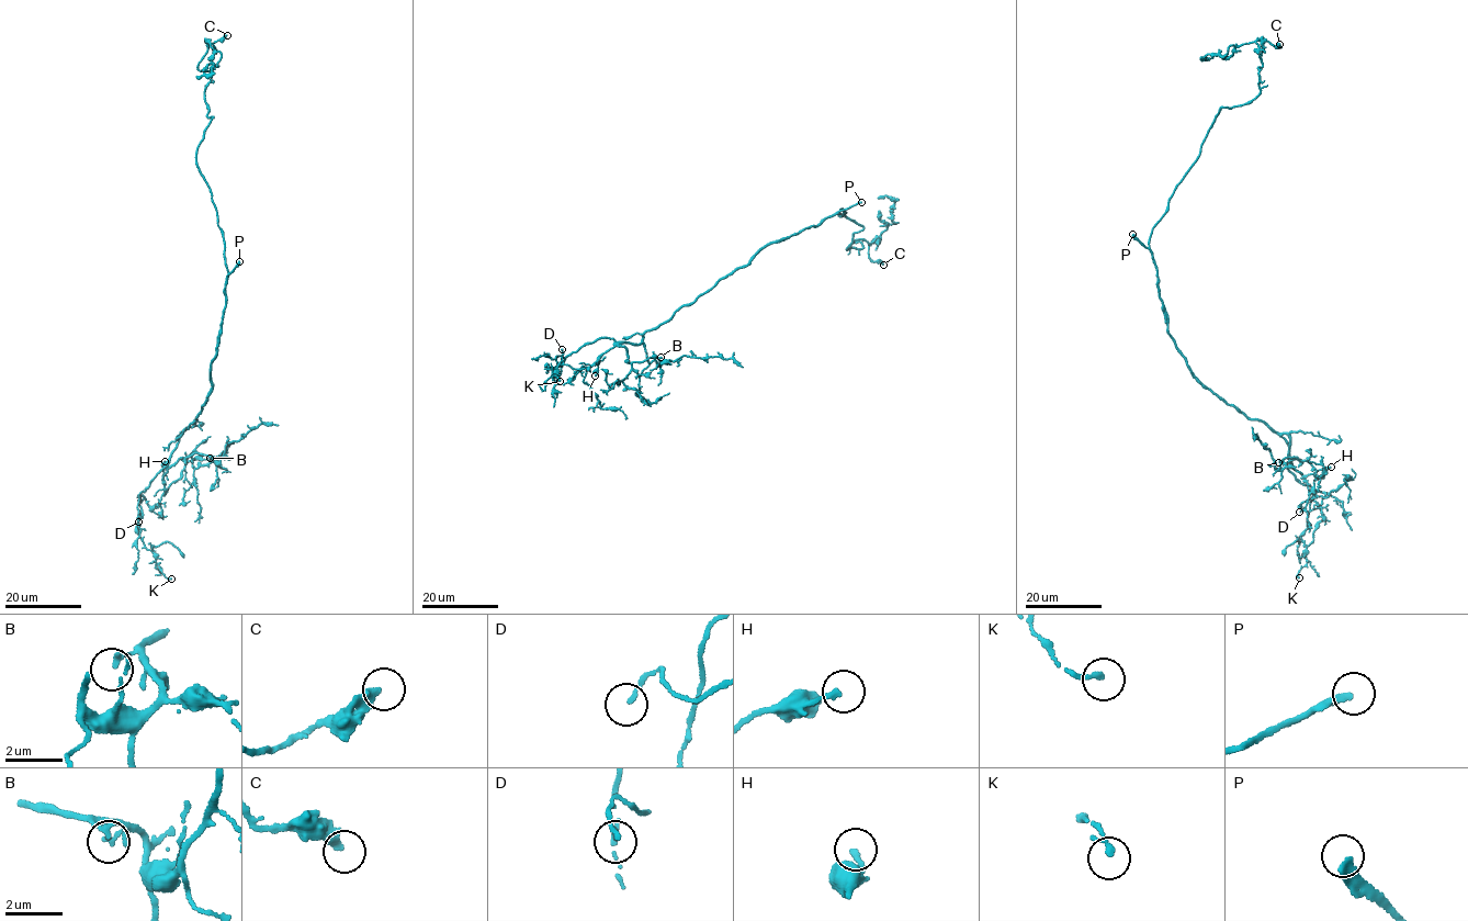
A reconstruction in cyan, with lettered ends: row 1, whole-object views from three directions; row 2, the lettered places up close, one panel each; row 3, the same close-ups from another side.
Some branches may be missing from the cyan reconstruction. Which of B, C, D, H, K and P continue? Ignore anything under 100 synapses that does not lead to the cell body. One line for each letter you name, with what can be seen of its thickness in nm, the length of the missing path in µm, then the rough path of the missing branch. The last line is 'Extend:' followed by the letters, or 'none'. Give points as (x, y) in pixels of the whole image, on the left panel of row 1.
P: Thickness 240 nm. Missing length about 10 µm
Extend: P

